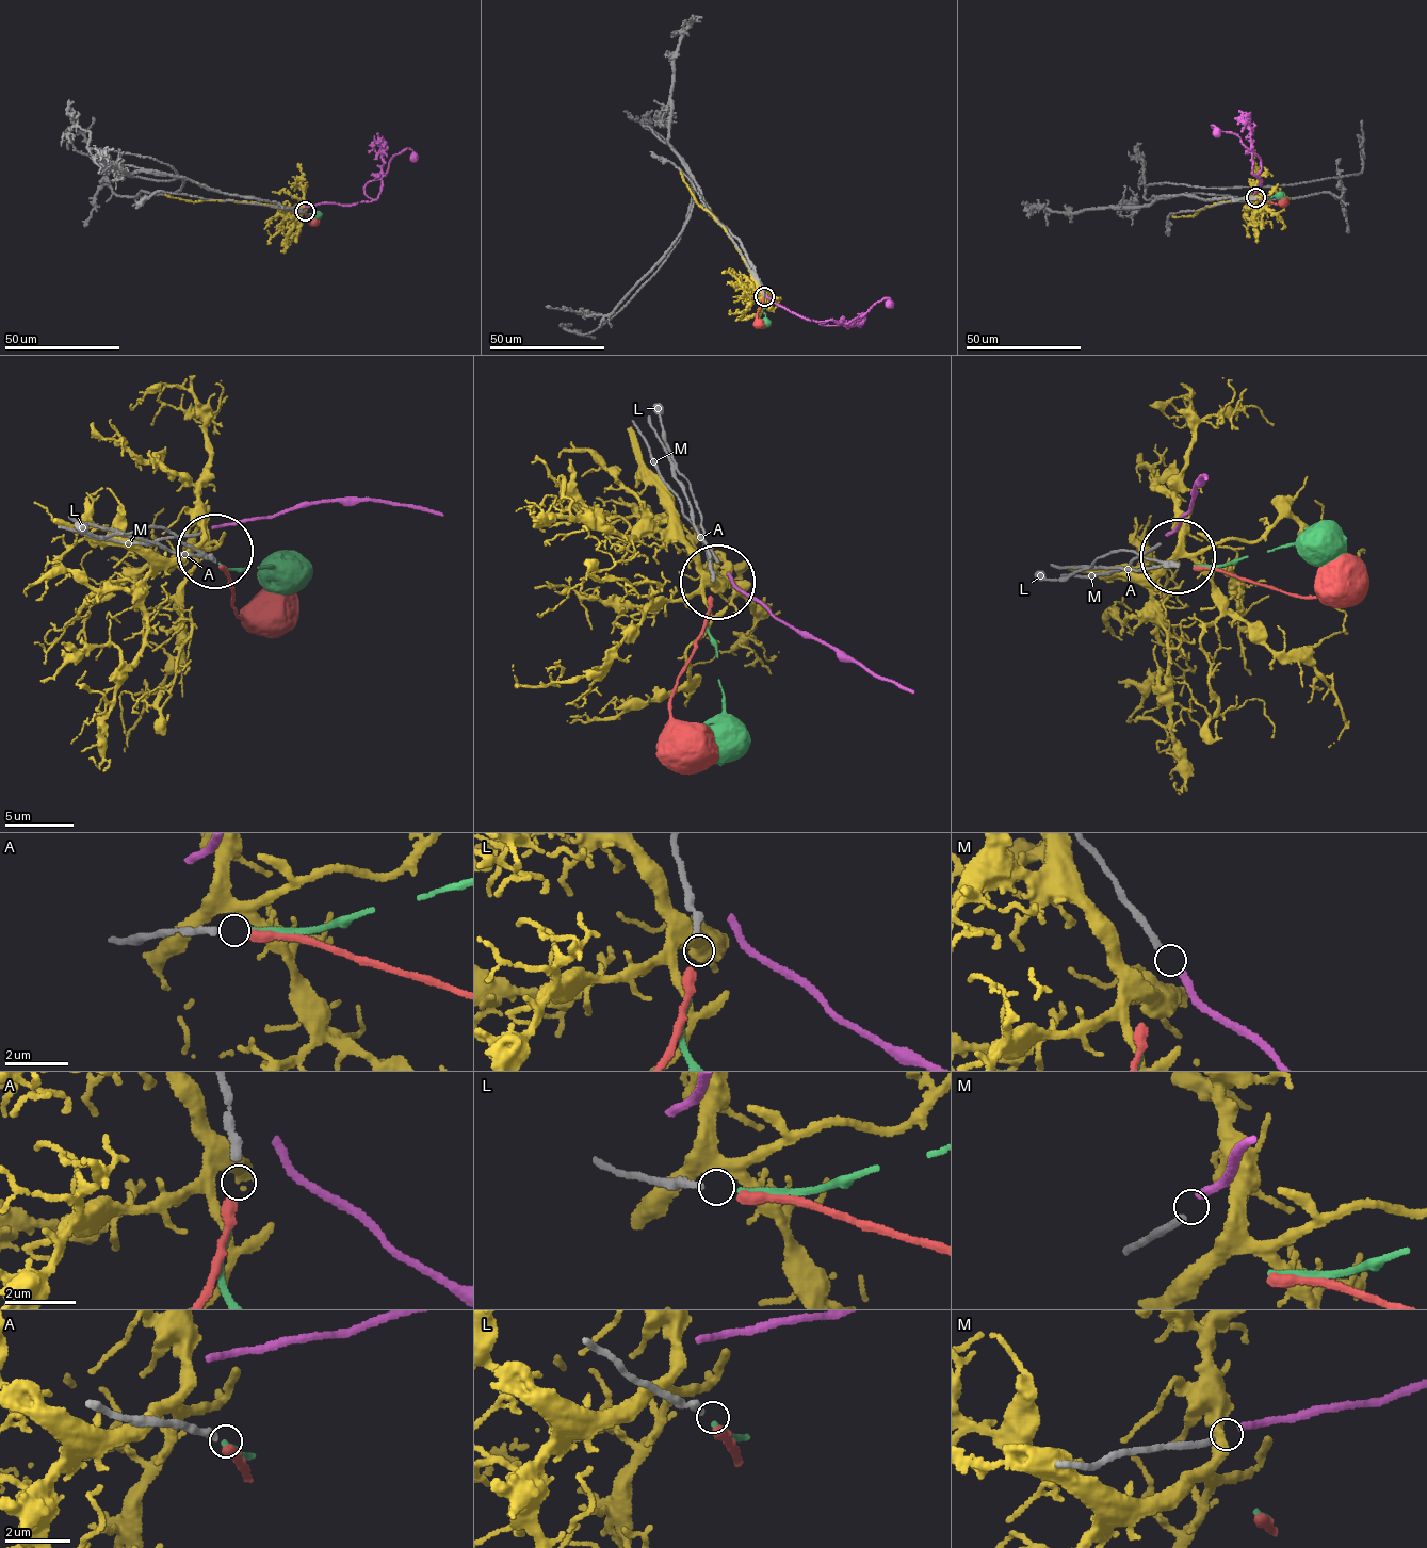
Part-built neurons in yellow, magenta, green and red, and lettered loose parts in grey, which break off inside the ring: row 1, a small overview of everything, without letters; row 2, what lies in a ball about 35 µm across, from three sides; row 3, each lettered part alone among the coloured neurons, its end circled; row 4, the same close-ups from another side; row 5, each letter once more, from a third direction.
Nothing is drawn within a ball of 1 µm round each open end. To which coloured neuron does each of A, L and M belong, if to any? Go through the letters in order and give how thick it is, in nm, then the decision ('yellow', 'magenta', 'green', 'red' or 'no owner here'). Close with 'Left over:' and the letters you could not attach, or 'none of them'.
A: 240 nm thick; red
L: 200 nm thick; green
M: 190 nm thick; magenta
Left over: none of them

